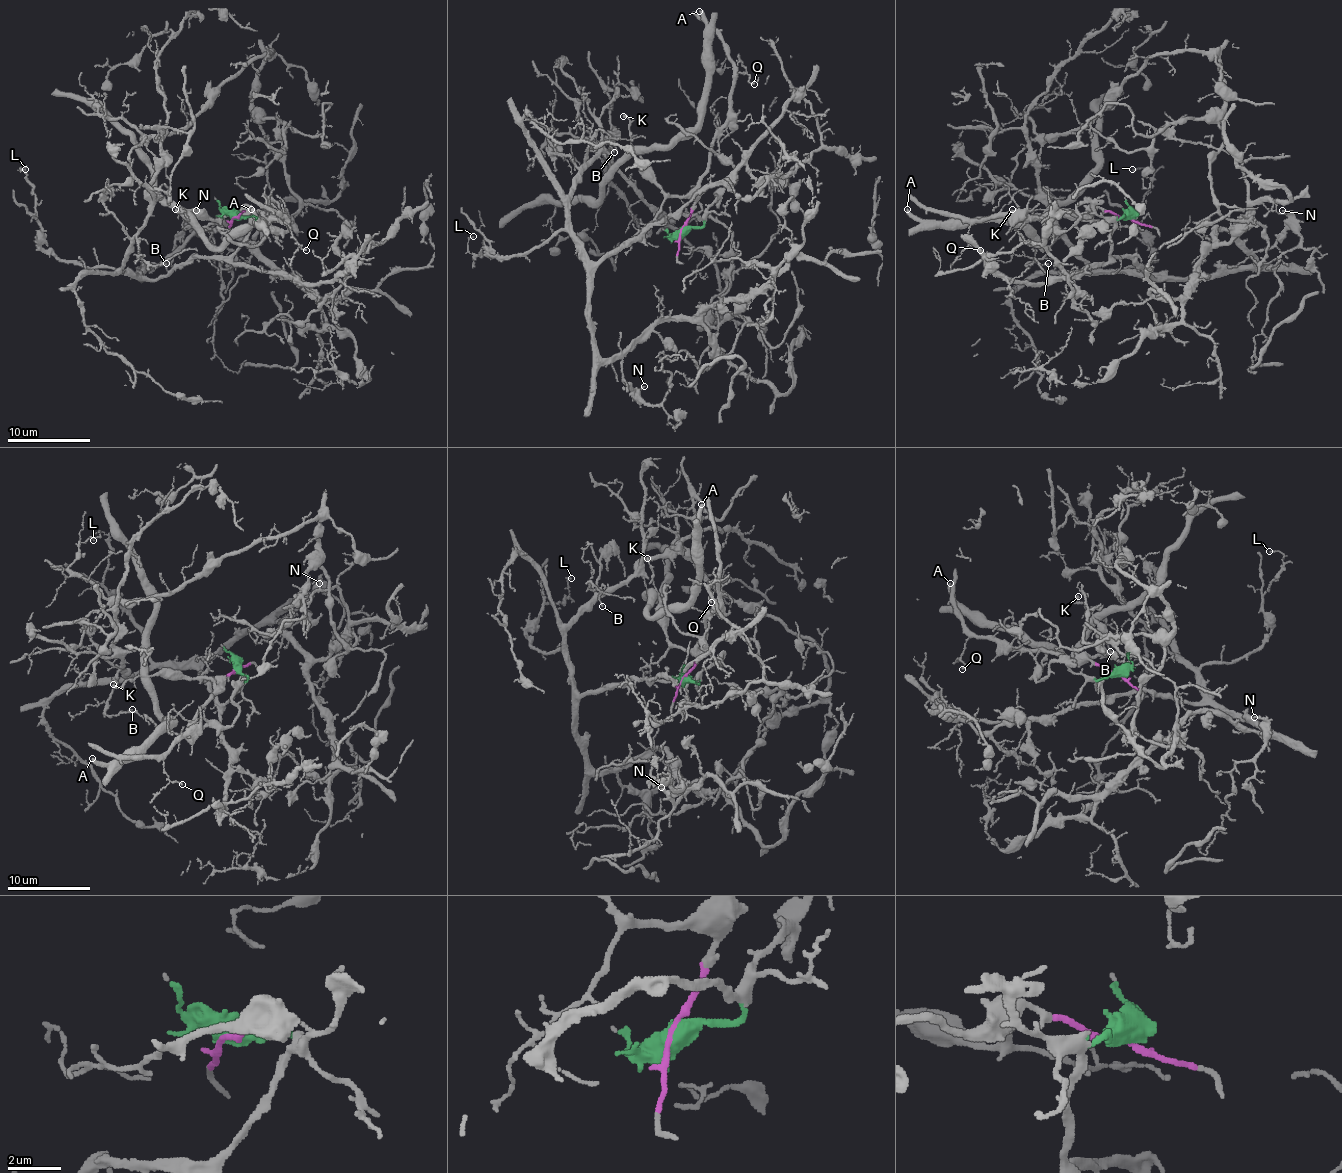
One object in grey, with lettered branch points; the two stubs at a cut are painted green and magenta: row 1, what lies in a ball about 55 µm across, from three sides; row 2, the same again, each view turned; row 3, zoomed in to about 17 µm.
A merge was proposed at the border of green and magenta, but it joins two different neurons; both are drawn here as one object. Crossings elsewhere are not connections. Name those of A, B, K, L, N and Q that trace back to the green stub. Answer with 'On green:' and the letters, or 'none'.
On green: B, L, N

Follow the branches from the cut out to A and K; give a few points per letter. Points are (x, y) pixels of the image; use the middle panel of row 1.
A: (682, 232), (694, 201), (665, 192), (640, 151), (671, 149), (696, 124), (707, 76), (707, 24), (698, 11)
K: (682, 232), (694, 201), (671, 196), (661, 188), (632, 144), (630, 119), (623, 115)

